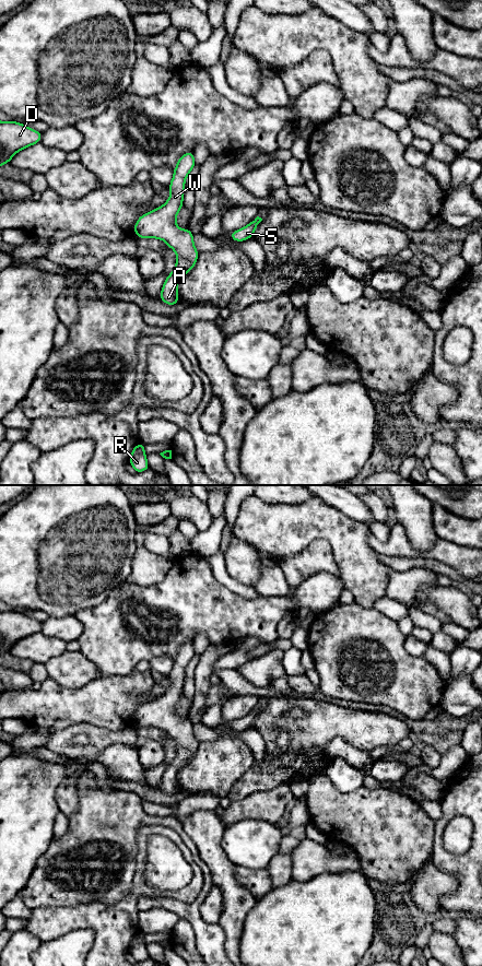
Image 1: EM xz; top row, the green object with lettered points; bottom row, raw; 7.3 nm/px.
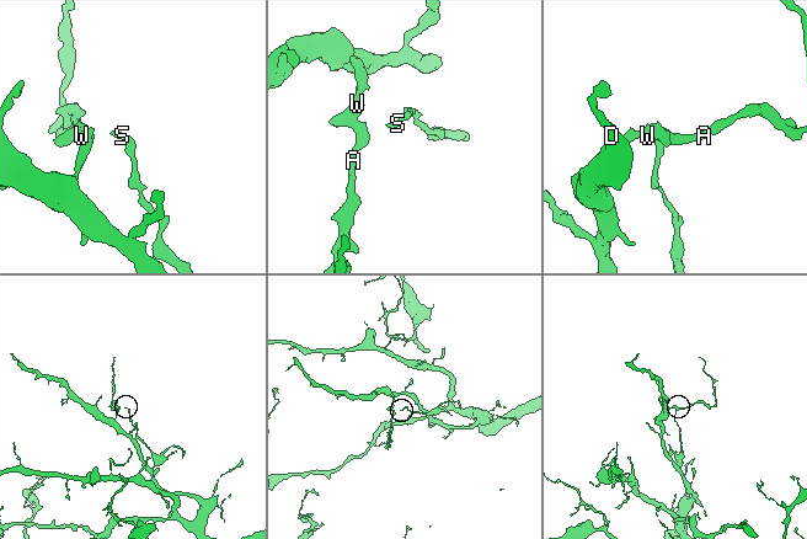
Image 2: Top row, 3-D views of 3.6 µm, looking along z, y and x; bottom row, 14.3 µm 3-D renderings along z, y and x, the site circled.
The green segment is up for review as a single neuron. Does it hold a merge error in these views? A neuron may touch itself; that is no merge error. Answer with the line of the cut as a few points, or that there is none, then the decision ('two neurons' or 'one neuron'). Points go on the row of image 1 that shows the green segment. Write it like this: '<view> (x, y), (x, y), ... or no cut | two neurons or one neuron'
no cut | one neuron

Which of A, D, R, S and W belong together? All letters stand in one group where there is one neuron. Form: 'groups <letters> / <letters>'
groups A D R S W

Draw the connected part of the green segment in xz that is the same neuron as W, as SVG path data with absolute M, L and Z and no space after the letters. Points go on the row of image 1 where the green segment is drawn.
M188 151L180 156L168 186L171 190L169 199L162 207L142 214L133 227L139 238L160 238L177 255L176 267L166 278L160 295L160 298L169 306L179 302L177 284L187 272L193 269L199 255L193 245L191 231L176 226L176 215L184 205L185 180L195 165L192 151Z

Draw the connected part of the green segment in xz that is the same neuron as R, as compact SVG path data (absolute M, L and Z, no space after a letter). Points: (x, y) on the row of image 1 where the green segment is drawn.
M139 441L133 448L129 459L129 463L133 467L137 473L150 469L145 456L146 453L144 452L144 444Z

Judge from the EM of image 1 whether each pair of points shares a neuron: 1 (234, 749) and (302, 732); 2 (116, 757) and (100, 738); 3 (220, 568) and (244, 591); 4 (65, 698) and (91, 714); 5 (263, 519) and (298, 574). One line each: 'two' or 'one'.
1: two
2: two
3: one
4: one
5: two

